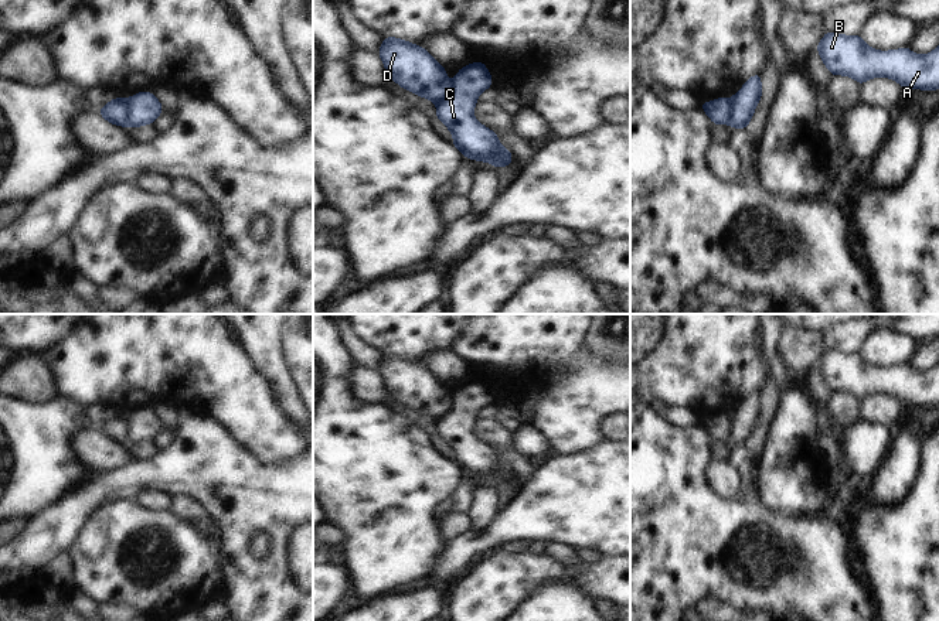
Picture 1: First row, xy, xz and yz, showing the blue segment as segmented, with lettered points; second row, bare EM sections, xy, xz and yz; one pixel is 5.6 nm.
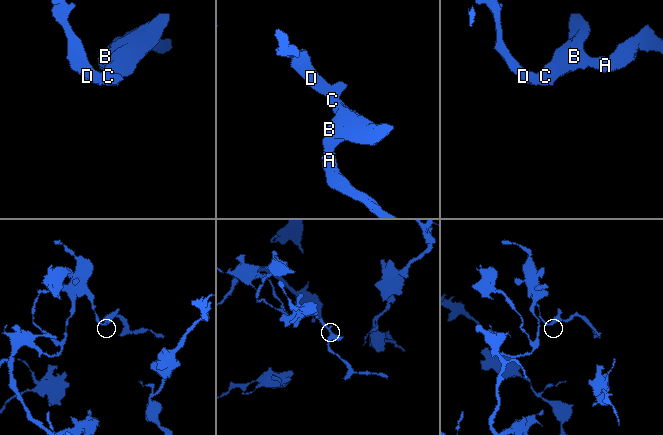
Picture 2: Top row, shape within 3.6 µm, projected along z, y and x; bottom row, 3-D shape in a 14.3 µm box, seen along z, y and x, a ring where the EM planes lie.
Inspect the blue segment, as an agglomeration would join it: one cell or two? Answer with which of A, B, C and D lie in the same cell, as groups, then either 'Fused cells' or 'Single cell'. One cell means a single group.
Groups: A B C / D. Fused cells

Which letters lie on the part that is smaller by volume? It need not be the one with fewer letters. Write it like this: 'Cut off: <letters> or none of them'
Cut off: A, B, C

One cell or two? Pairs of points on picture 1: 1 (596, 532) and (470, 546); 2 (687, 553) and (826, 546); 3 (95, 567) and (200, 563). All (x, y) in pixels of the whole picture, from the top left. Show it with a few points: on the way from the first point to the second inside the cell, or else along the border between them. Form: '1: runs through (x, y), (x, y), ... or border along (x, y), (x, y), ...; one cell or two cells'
1: runs through (565, 525), (507, 525), (502, 529); one cell
2: runs through (721, 539), (742, 519), (758, 518), (792, 535); one cell
3: runs through (121, 573), (135, 586), (148, 590), (174, 572); one cell

